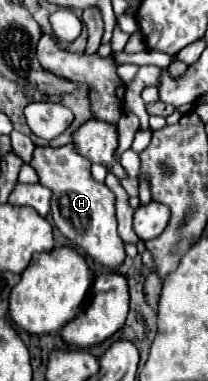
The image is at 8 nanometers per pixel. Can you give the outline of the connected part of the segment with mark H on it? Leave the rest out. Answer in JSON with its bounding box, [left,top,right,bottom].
[30,143,126,269]

